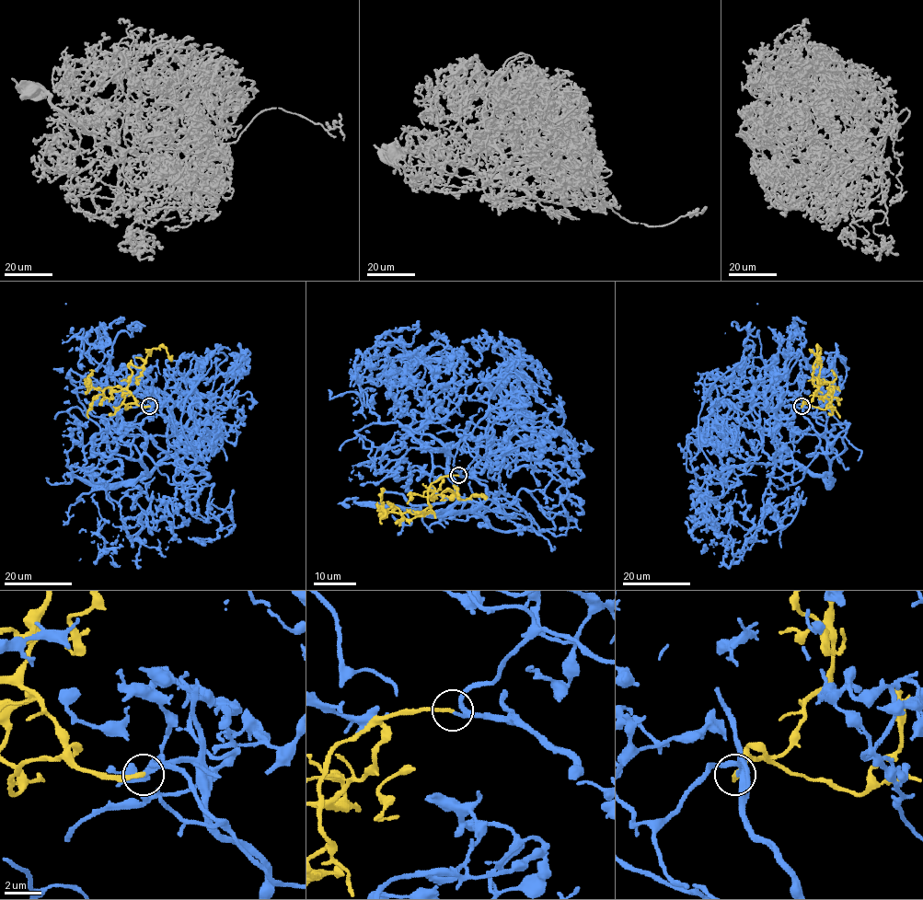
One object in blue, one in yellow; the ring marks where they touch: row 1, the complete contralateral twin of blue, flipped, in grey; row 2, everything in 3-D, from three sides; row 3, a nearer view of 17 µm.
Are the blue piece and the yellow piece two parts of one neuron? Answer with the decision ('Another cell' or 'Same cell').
Same cell

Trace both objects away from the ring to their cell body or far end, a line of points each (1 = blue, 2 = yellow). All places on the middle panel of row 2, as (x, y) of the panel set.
1: (457, 476), (481, 508), (448, 513), (448, 449), (507, 352), (375, 338), (408, 351), (421, 402), (463, 373)
2: (457, 475), (444, 476), (432, 499), (447, 490), (460, 499), (478, 495), (486, 499)

